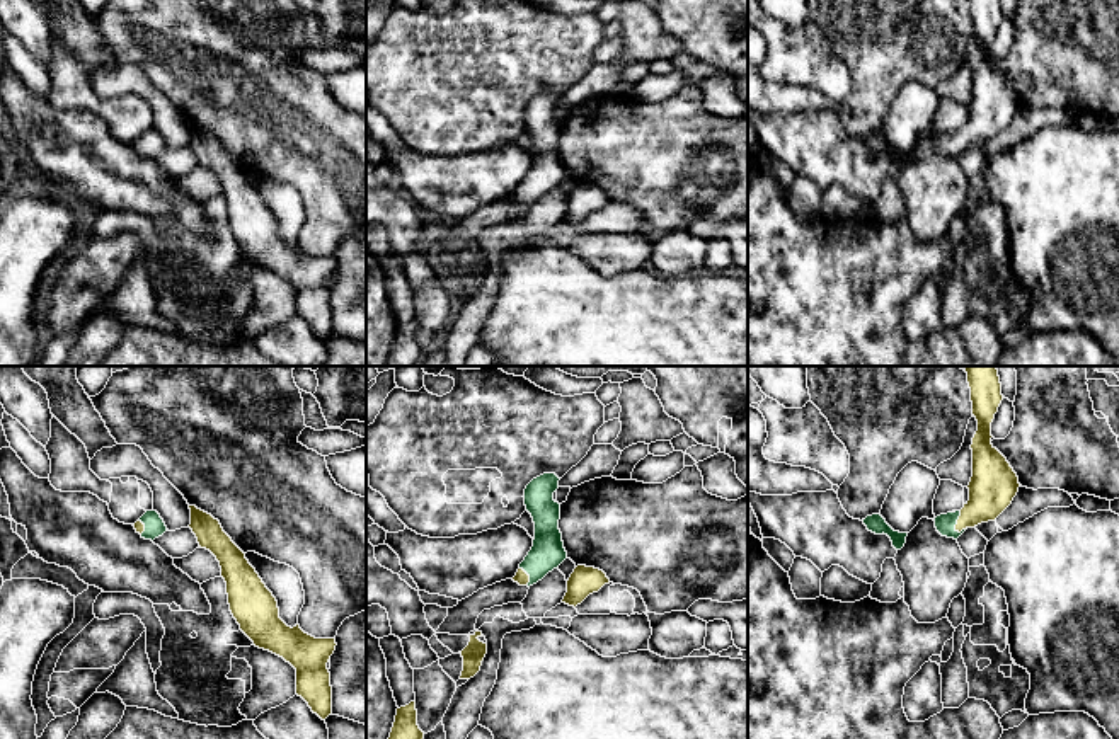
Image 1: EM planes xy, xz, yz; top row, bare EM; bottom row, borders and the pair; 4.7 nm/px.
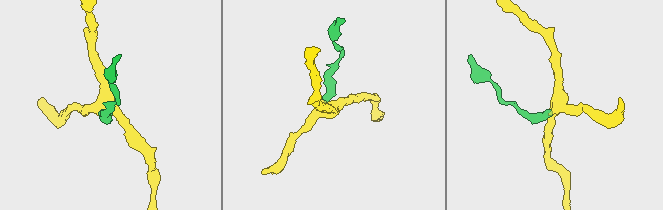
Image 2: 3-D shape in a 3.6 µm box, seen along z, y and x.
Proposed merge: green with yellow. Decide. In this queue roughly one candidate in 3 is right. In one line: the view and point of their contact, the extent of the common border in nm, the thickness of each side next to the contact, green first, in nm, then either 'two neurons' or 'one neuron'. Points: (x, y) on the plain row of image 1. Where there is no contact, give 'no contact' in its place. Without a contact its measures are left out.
meets green in yz at (956, 142); contact 110 nm long; 100 nm thick on the green side, 220 nm on the other; one neuron

